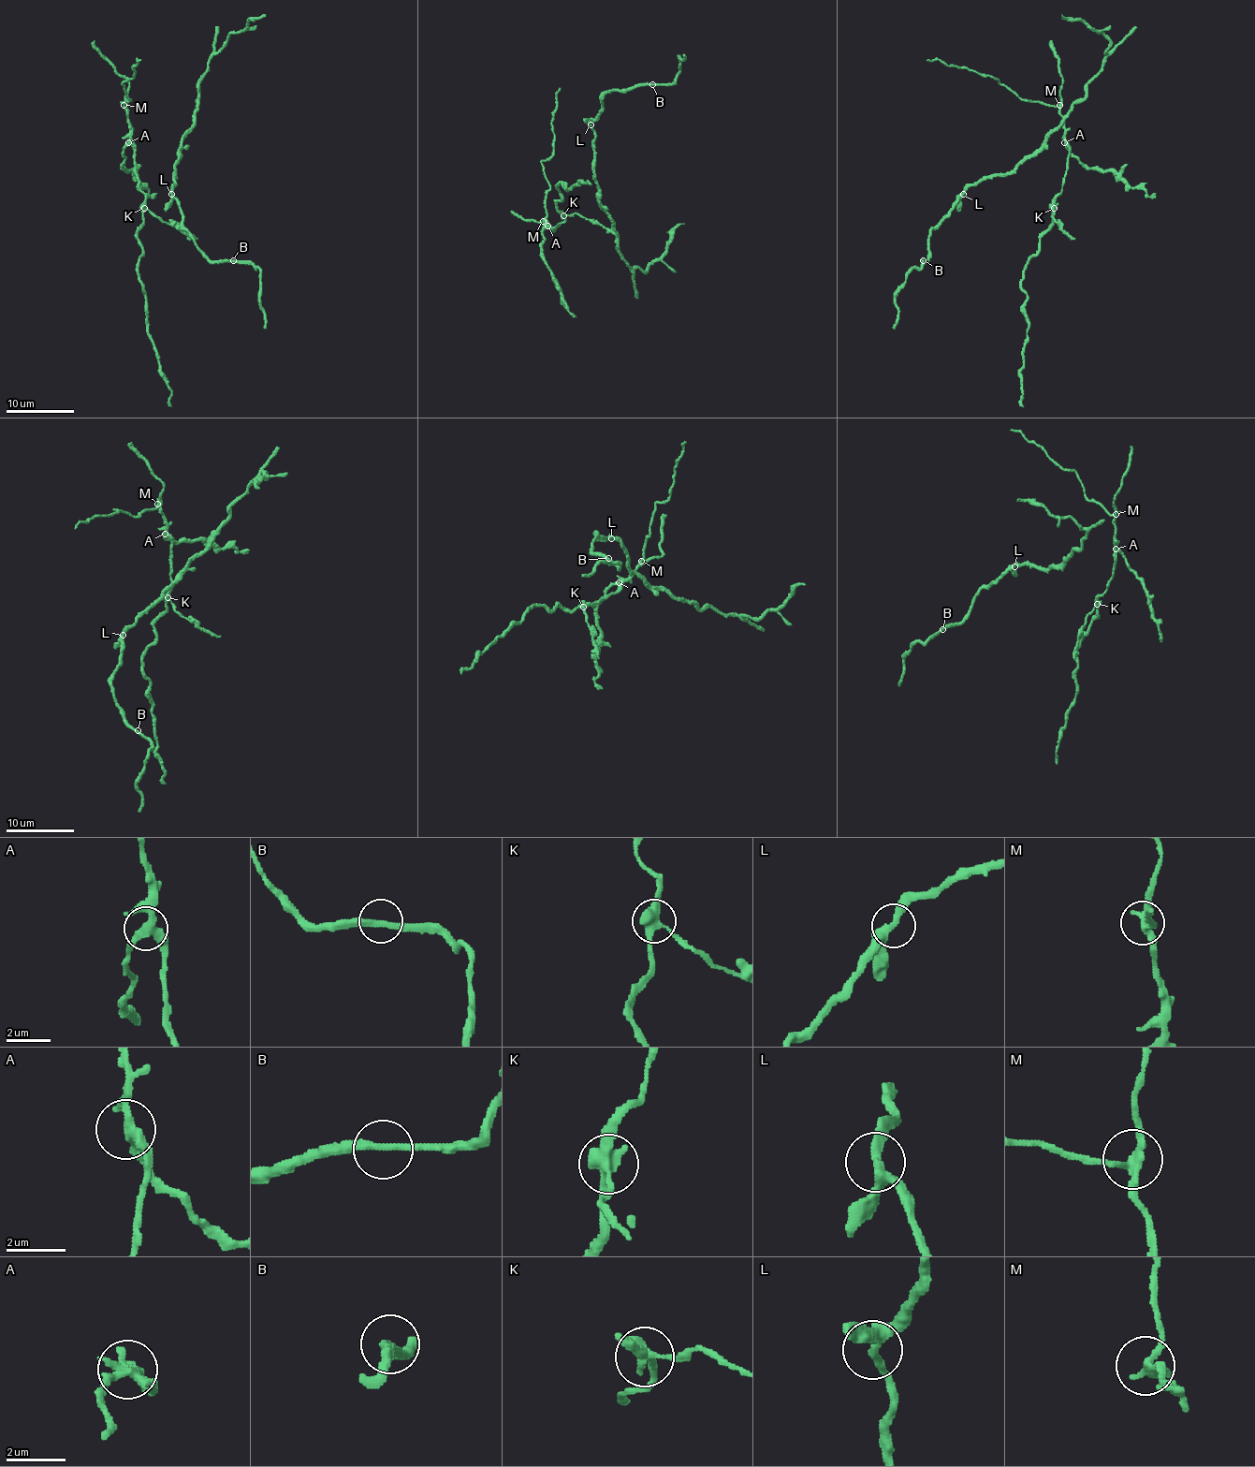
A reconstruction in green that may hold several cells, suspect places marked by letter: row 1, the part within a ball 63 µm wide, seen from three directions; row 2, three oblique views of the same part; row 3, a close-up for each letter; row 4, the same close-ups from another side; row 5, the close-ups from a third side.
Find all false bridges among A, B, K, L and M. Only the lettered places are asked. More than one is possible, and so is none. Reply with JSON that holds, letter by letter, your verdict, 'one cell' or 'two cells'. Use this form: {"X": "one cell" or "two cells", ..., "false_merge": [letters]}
{"A": "two cells", "B": "one cell", "K": "two cells", "L": "one cell", "M": "two cells", "false_merge": ["A", "K", "M"]}

